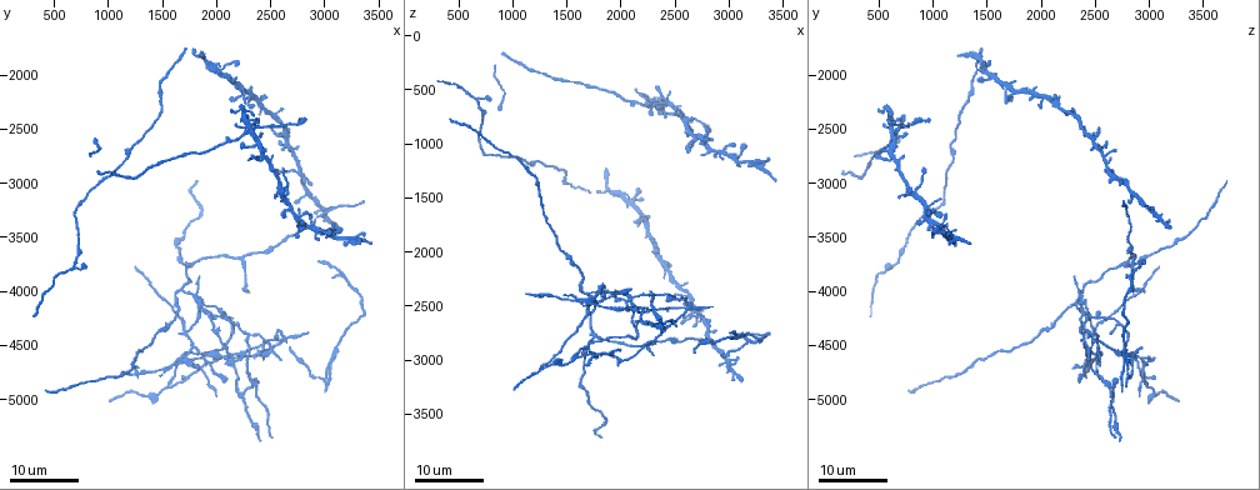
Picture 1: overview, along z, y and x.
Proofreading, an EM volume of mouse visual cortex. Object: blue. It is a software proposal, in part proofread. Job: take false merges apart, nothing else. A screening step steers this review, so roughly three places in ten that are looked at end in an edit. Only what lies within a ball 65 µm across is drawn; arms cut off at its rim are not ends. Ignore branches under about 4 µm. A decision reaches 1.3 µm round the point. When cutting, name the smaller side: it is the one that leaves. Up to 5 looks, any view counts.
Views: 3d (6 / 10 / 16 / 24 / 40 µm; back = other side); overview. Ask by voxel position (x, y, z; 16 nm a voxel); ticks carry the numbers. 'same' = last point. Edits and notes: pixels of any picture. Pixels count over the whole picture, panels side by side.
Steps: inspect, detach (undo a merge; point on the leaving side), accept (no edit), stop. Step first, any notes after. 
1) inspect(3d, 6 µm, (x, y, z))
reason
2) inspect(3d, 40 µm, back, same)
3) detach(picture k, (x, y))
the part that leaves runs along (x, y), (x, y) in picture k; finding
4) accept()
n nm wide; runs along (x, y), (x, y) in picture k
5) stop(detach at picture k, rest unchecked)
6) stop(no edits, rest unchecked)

inspect(3d, 24 µm, (2580, 3580, 2820))
calibre changes

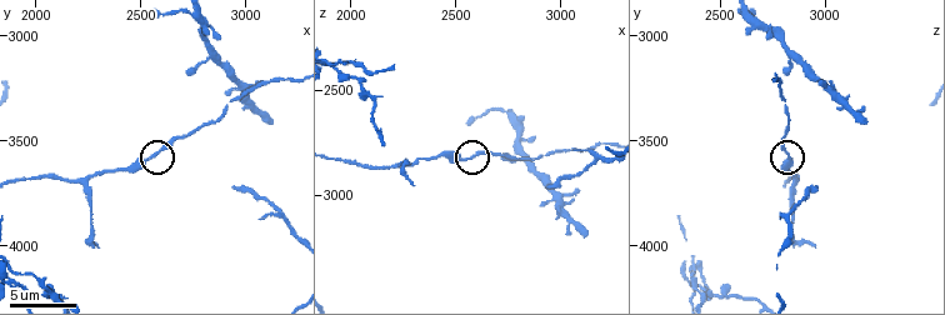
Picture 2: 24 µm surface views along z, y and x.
inspect(3d, 10 µm, (2560, 3580, 2830))
closer look

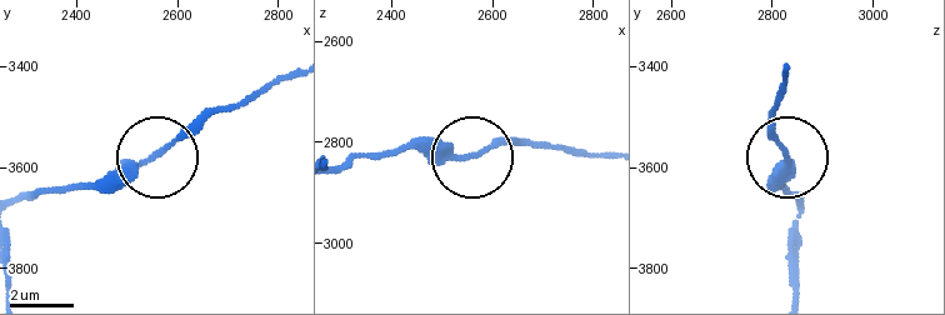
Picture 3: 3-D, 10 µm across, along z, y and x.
accept()
continuous, no second cell

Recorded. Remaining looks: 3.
inspect(3d, 10 µm, (2240, 3710, 2850))

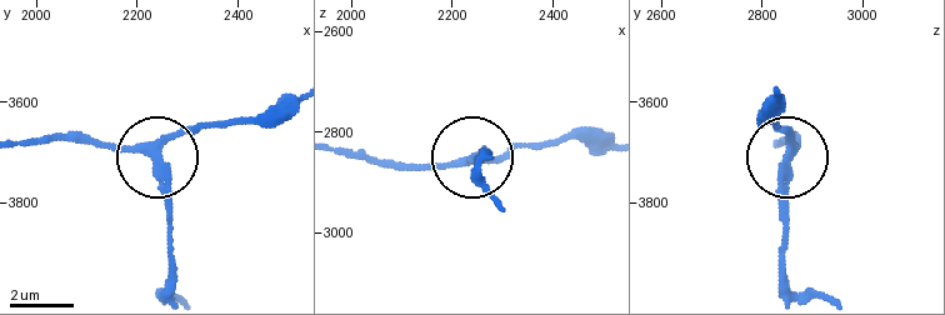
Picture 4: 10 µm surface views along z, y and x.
detach(picture 4, (173, 228))
side arm 6 µm; 3 arms; a second cell is stuck on

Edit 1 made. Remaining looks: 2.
inspect(3d, 24 µm, (1660, 3980, 2380))
side arm on a straight run

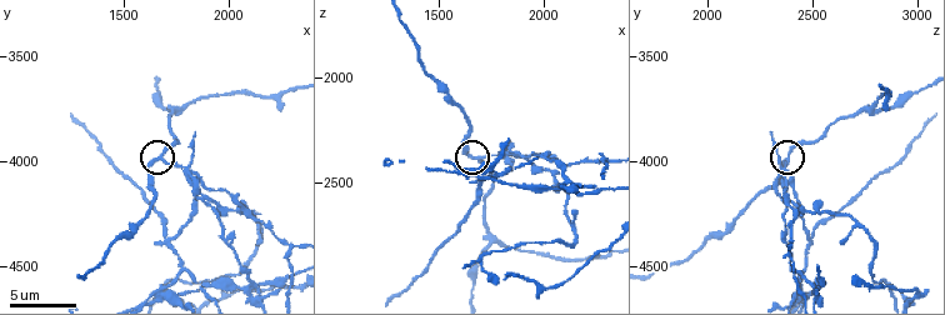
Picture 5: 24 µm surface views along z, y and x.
inspect(3d, 10 µm, (1680, 4000, 2370))

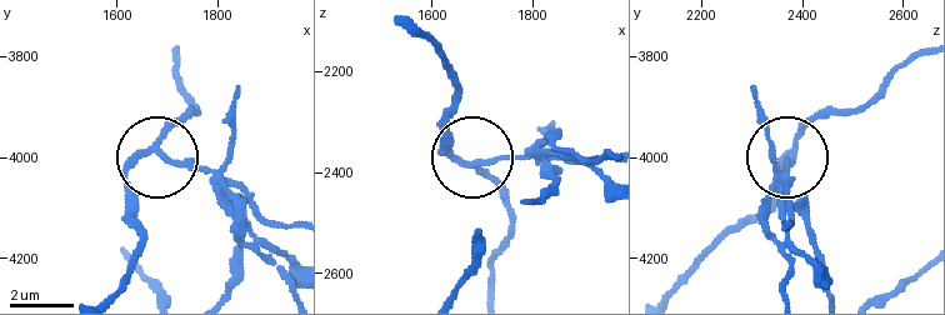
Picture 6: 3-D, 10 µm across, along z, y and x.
detach(picture 6, (205, 170))
170 nm wide; the part that leaves runs along (158, 151), (204, 176), (289, 289) in picture 6; two cells meet here

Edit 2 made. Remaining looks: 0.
stop(detach at picture 4, detach at picture 6, rest unchecked)

